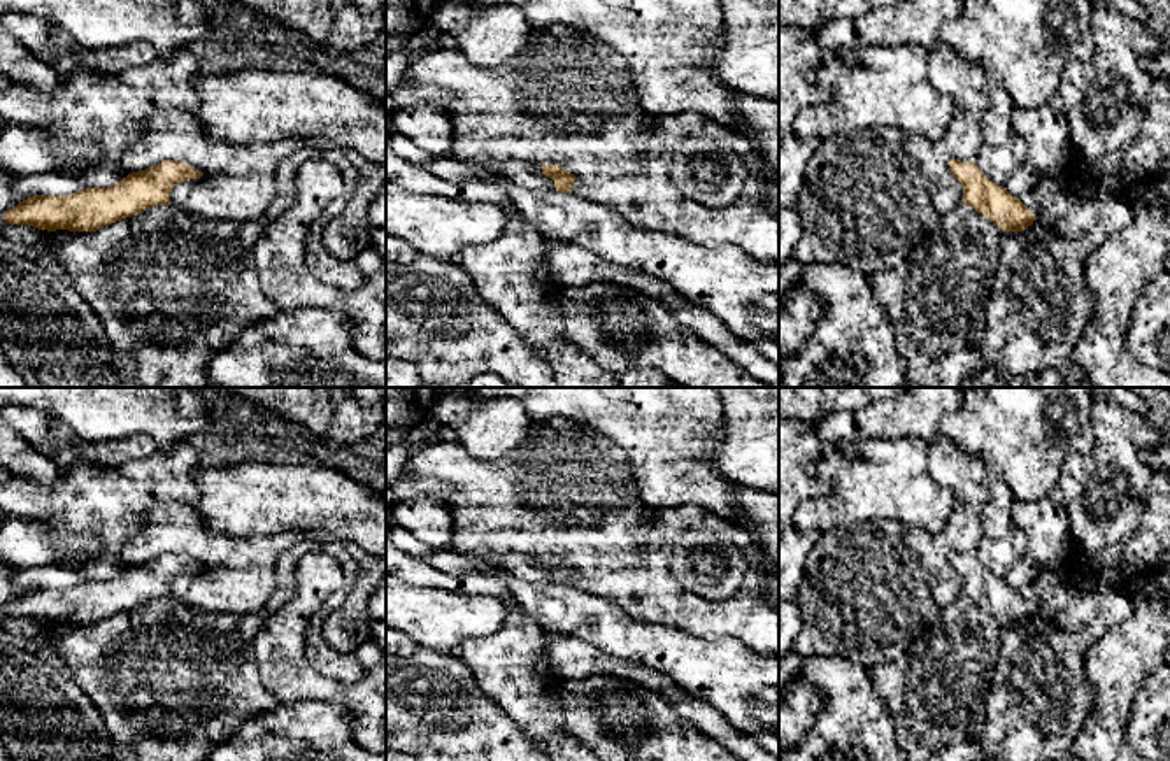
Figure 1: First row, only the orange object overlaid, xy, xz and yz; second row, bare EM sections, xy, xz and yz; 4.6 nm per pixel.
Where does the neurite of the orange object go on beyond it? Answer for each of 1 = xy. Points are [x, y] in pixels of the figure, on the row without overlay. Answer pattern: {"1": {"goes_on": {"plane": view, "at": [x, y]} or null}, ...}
{"1": {"goes_on": null}}

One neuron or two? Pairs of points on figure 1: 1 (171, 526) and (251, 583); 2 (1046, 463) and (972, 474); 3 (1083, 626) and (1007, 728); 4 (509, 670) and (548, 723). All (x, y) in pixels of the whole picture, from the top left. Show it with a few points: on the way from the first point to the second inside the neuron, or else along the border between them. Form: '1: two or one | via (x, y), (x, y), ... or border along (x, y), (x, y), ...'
1: one | via (190, 540), (216, 553), (232, 567)
2: two | border along (963, 448), (981, 453), (1016, 498)
3: one | via (1058, 651), (1041, 668), (1039, 695), (1032, 704)
4: one | via (520, 682), (537, 711)

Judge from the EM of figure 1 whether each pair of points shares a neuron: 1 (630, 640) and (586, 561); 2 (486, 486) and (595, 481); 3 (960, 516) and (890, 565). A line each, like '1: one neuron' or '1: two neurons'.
1: two neurons
2: one neuron
3: one neuron

